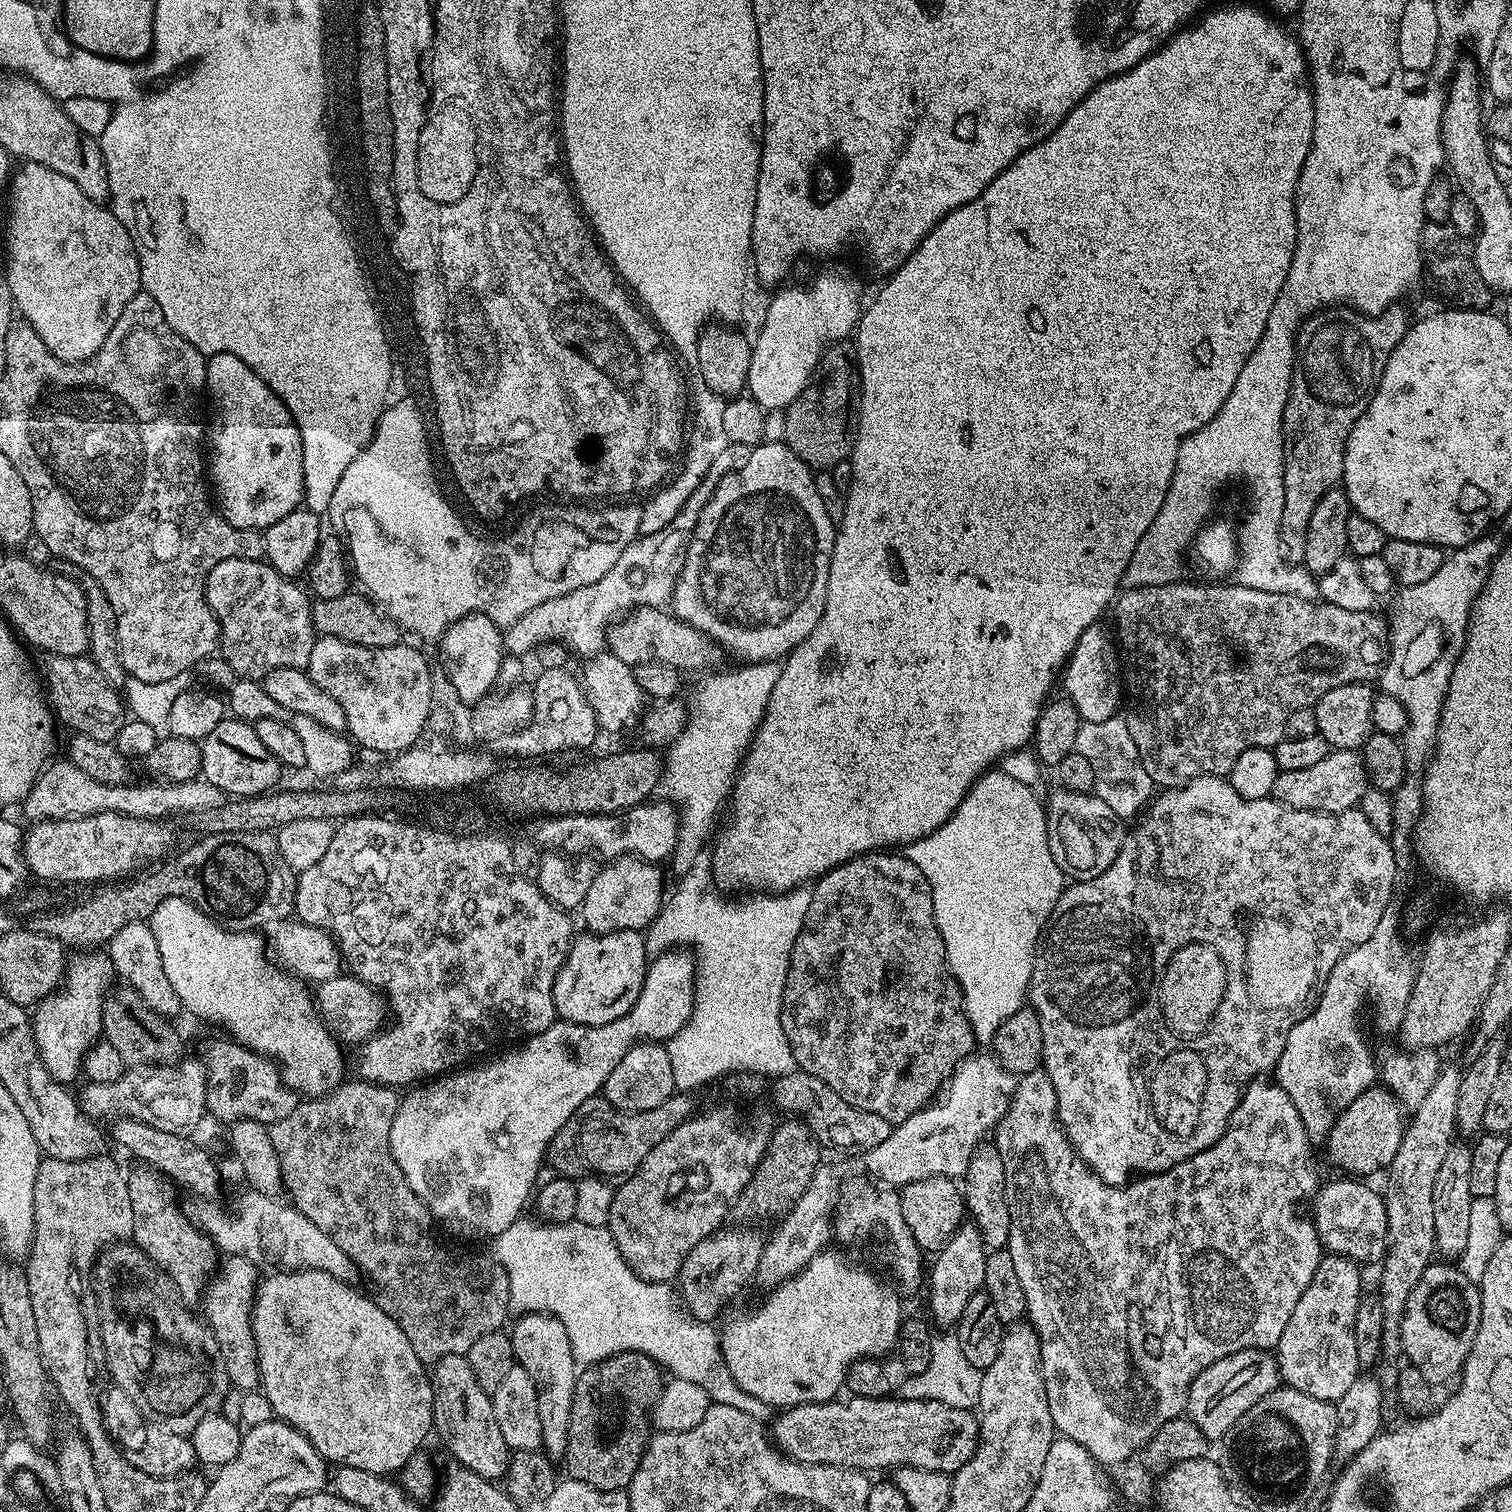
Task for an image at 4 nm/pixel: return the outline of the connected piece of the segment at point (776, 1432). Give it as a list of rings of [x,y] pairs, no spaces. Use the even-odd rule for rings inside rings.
[[[849,1395],[848,1400],[840,1400],[841,1398],[833,1398],[824,1401],[823,1404],[799,1404],[793,1408],[783,1409],[779,1413],[780,1416],[773,1422],[772,1428],[770,1424],[770,1439],[781,1452],[789,1455],[792,1459],[800,1464],[829,1464],[830,1466],[838,1466],[839,1468],[855,1468],[865,1474],[873,1474],[879,1468],[889,1468],[895,1470],[901,1466],[905,1468],[921,1468],[922,1470],[934,1470],[935,1472],[953,1473],[960,1469],[966,1462],[970,1462],[970,1458],[976,1453],[976,1446],[980,1439],[980,1421],[971,1411],[967,1412],[967,1407],[953,1406],[951,1403],[943,1400],[910,1400],[907,1398],[899,1398],[900,1400],[892,1400],[893,1398],[881,1398],[875,1400],[869,1396],[853,1396]]]

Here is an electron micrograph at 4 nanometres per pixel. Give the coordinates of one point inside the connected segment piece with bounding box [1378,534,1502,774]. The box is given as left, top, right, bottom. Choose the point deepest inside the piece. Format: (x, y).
(1429, 626)

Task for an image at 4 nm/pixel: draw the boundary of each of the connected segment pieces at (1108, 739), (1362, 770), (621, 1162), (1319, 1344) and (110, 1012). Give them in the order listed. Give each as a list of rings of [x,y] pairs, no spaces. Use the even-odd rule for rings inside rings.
[[[1114,715],[1102,722],[1082,722],[1074,750],[1090,762],[1094,771],[1093,793],[1109,806],[1117,819],[1133,819],[1153,797],[1152,779],[1142,766],[1129,726],[1123,717]]]
[[[1350,748],[1329,751],[1322,762],[1308,767],[1307,770],[1286,770],[1279,772],[1274,782],[1271,799],[1282,802],[1294,810],[1311,812],[1351,812],[1359,805],[1370,787],[1368,771],[1363,755]]]
[[[673,1094],[653,1109],[626,1113],[617,1111],[603,1095],[586,1098],[586,1102],[582,1102],[574,1114],[570,1114],[566,1126],[562,1126],[562,1130],[558,1130],[558,1134],[554,1134],[548,1143],[547,1163],[552,1163],[556,1171],[553,1173],[556,1174],[572,1174],[576,1164],[584,1163],[591,1175],[605,1182],[629,1180],[638,1166],[642,1166],[646,1154],[650,1154],[650,1150],[654,1150],[662,1138],[693,1115],[692,1098],[688,1094]]]
[[[1321,1255],[1318,1270],[1314,1270],[1314,1278],[1310,1278],[1306,1294],[1298,1298],[1298,1306],[1294,1306],[1294,1314],[1290,1314],[1290,1322],[1286,1322],[1286,1330],[1282,1330],[1282,1338],[1274,1349],[1276,1364],[1280,1368],[1280,1379],[1287,1387],[1302,1394],[1310,1394],[1310,1398],[1335,1402],[1342,1398],[1342,1394],[1346,1394],[1346,1390],[1350,1390],[1350,1386],[1354,1386],[1357,1376],[1361,1375],[1362,1369],[1354,1344],[1355,1314],[1362,1299],[1360,1272],[1361,1265],[1346,1256]]]
[[[116,986],[104,997],[102,1006],[102,1036],[122,1054],[128,1066],[168,1066],[181,1055],[180,1036],[169,1021],[158,1015],[132,988]],[[177,1055],[177,1056],[176,1056]],[[176,1056],[176,1057],[175,1057]]]

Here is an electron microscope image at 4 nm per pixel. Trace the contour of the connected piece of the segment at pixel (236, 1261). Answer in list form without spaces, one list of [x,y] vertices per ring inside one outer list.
[[[228,1256],[225,1261],[224,1265],[219,1265],[220,1273],[213,1280],[211,1277],[203,1293],[203,1315],[218,1342],[218,1350],[222,1350],[222,1362],[226,1362],[229,1385],[241,1393],[255,1392],[260,1383],[260,1355],[256,1353],[254,1301],[262,1272],[257,1264],[241,1256]]]

